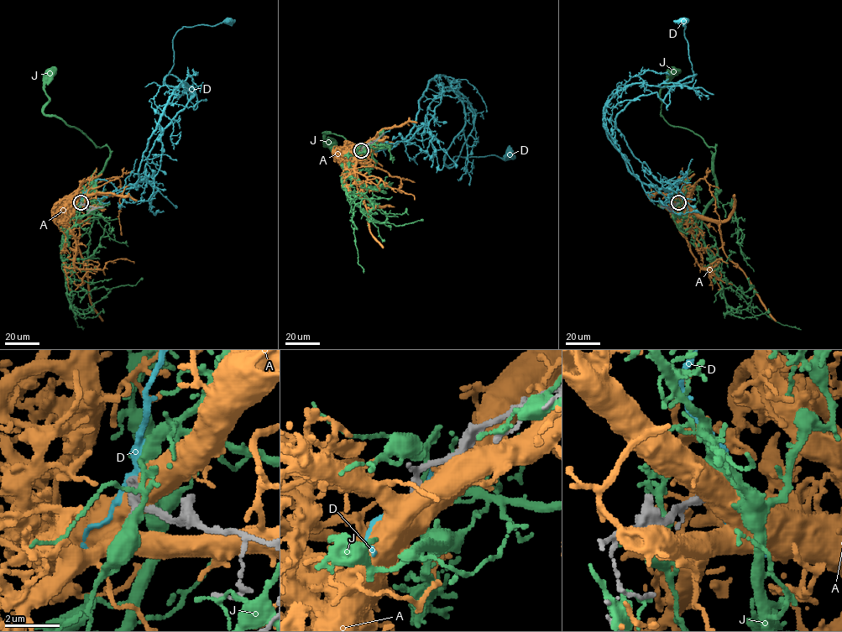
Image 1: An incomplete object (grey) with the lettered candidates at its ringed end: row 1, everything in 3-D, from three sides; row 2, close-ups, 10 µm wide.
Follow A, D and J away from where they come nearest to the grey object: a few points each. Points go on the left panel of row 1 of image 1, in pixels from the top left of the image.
A: (81, 202), (75, 208), (80, 223), (78, 248), (87, 272), (90, 301), (102, 321)
D: (81, 202), (97, 180), (121, 191), (136, 184), (164, 107), (185, 85), (164, 82), (175, 33), (229, 21)
J: (81, 202), (79, 215), (72, 216), (110, 148), (43, 112), (49, 99), (44, 86), (51, 73)

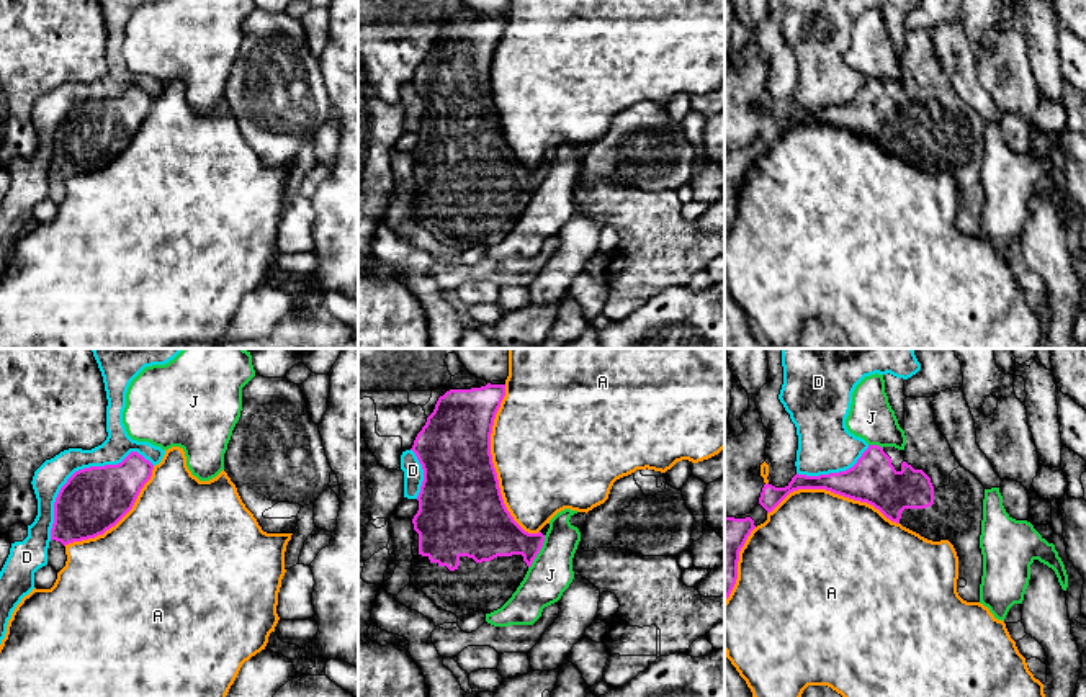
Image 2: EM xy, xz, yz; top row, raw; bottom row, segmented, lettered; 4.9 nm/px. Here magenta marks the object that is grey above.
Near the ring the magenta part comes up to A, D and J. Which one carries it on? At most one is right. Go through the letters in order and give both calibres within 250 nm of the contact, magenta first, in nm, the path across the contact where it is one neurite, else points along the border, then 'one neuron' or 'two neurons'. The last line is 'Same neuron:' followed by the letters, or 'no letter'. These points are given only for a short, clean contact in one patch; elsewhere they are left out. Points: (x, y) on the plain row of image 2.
A: calibres 420 and 500 nm; two neurons
D: calibres 320 and 150 nm; two neurons
J: calibres 240 and 220 nm; two neurons
Same neuron: no letter

